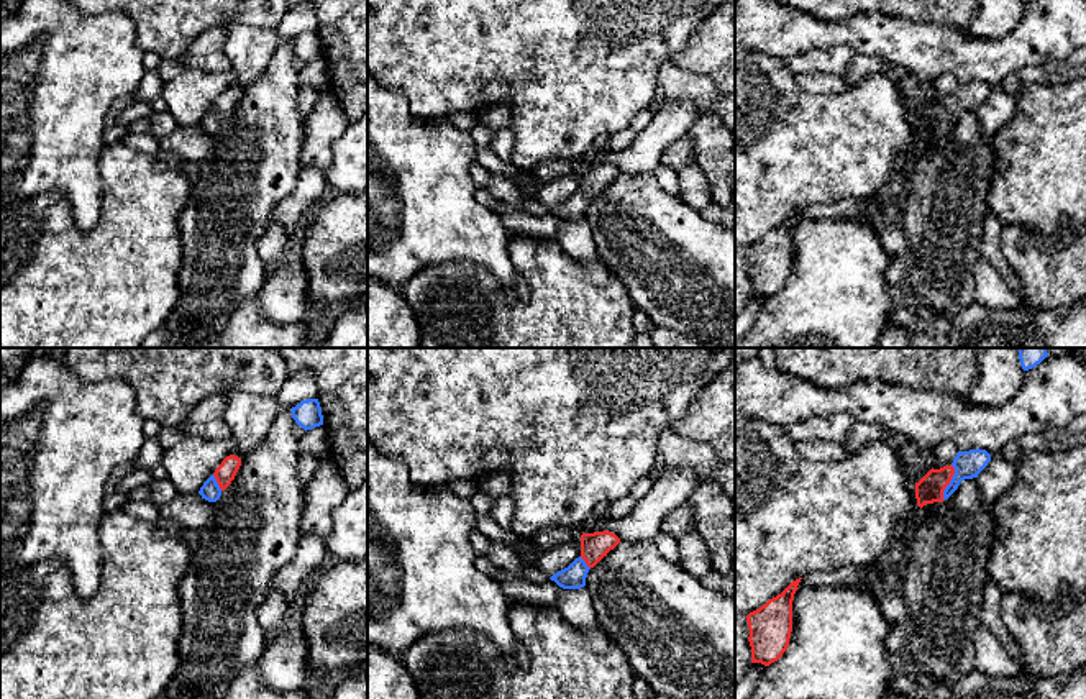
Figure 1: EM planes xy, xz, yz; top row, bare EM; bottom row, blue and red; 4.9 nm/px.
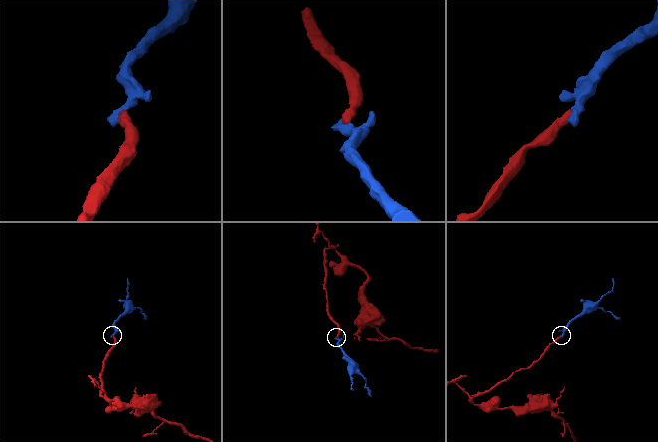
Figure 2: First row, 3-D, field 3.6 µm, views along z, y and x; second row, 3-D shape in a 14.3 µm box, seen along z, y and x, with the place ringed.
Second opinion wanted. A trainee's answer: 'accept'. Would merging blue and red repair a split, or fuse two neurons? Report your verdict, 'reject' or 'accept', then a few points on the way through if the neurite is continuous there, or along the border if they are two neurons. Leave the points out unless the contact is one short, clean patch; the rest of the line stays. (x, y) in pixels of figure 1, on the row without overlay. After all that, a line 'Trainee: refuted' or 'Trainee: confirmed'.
accept | across yz (968, 97), (950, 115), (940, 115), (929, 122)
Trainee: confirmed

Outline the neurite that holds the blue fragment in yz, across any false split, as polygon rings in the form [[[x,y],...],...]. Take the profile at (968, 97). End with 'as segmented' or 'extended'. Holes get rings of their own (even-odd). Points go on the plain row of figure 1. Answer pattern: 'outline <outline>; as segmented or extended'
outline [[[986,82],[958,84],[950,98],[930,102],[919,115],[915,115],[917,138],[943,135],[948,131],[965,112],[978,110],[988,98],[991,87]]]; extended

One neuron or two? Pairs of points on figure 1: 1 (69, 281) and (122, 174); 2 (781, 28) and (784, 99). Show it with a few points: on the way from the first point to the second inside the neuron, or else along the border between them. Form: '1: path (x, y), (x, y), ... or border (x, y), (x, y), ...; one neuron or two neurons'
1: path (95, 255), (122, 228), (122, 201); one neuron
2: border (752, 50), (773, 54), (783, 61); two neurons

